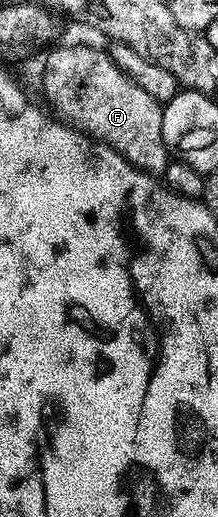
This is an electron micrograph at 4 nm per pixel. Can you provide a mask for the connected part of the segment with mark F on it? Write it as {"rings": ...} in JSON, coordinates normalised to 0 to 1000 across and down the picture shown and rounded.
{"rings":[[[275,87],[202,104],[206,135],[188,141],[188,164],[225,193],[220,209],[335,248],[509,282],[619,325],[706,338],[752,337],[784,298],[748,269],[743,197],[693,191],[693,184],[674,184],[638,161],[606,157],[500,112],[477,93]]]}

